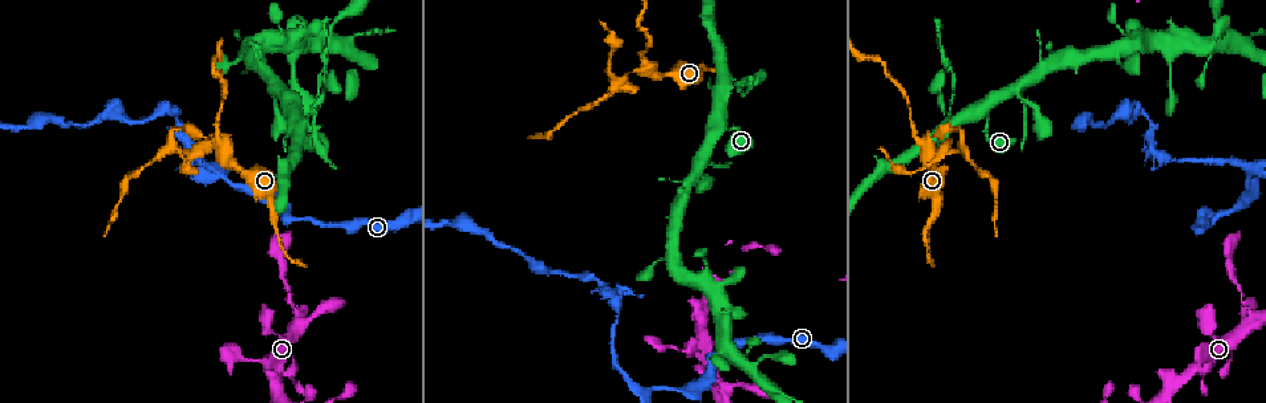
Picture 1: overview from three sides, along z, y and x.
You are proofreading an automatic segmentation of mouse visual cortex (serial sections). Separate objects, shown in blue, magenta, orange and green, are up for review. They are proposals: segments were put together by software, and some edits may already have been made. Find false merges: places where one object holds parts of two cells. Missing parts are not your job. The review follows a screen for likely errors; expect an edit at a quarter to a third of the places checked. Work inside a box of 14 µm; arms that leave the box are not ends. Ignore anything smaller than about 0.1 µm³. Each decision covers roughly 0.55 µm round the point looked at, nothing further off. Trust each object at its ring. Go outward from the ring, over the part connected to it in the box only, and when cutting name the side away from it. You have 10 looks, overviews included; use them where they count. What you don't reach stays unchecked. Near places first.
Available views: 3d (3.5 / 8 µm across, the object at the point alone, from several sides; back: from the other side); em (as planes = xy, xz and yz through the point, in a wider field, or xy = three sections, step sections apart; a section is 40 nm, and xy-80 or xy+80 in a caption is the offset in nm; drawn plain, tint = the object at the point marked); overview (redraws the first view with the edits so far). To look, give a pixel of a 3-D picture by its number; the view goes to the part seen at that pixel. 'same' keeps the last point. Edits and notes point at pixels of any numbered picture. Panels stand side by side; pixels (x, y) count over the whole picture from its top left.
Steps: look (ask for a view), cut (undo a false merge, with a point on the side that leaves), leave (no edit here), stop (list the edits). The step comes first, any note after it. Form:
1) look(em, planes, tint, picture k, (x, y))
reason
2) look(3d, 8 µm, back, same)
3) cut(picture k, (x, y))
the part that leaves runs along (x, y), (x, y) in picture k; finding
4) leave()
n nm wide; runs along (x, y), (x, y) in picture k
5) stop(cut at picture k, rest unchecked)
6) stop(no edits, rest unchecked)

look(3d, 3.5 µm, picture 1, (300, 218))
abrupt turn

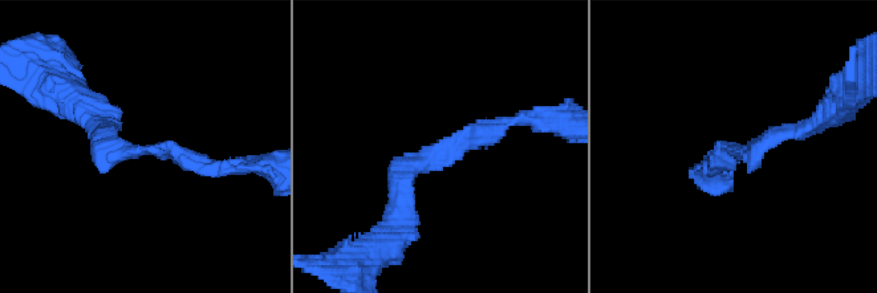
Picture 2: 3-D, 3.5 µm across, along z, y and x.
look(em, xy, step 2, tint, picture 2, (145, 152))
arms of 150, 200 nm

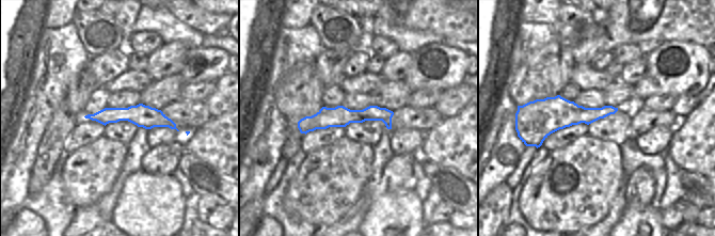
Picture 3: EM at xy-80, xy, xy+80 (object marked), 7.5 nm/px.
leave()
runs along (390, 113), (328, 116), (300, 125) in picture 3; one cell here

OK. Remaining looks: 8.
look(3d, 3.5 µm, picture 1, (299, 134))
small branch off a trunk

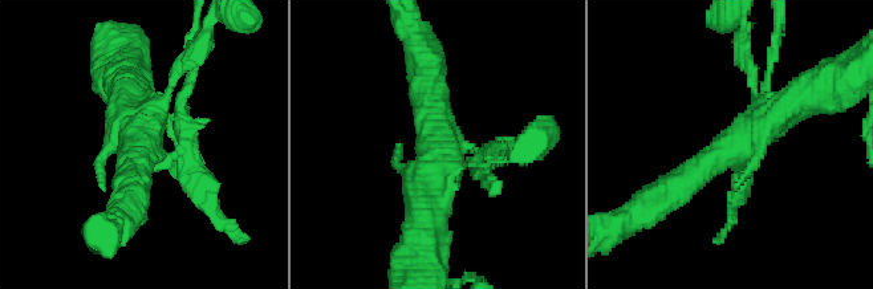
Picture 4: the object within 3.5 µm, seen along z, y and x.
look(em, xy, step 2, tint, picture 4, (443, 147))
now the EM

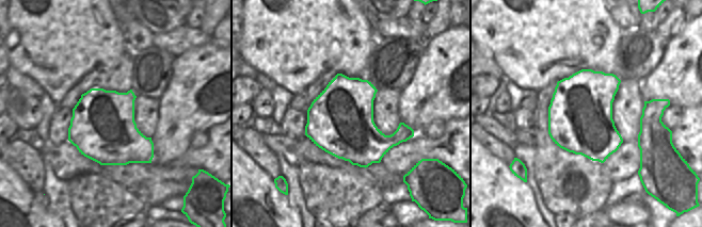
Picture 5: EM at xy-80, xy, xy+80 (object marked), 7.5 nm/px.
cut(picture 4, (214, 188))
500 nm wide; border along (391, 134), (398, 144) in picture 5; a second cell is stuck on

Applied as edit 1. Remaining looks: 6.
look(overview)

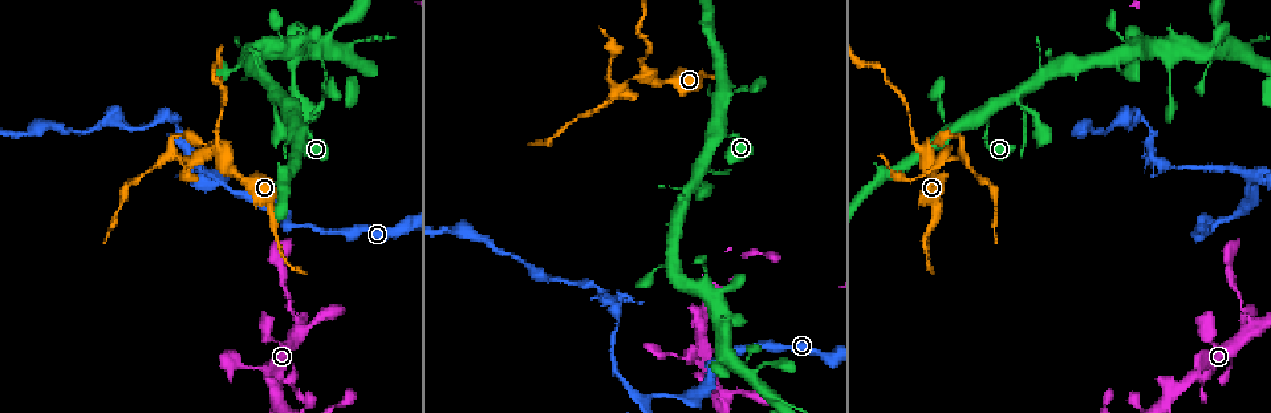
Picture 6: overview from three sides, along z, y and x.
look(3d, 3.5 µm, picture 6, (647, 398))
abrupt turn

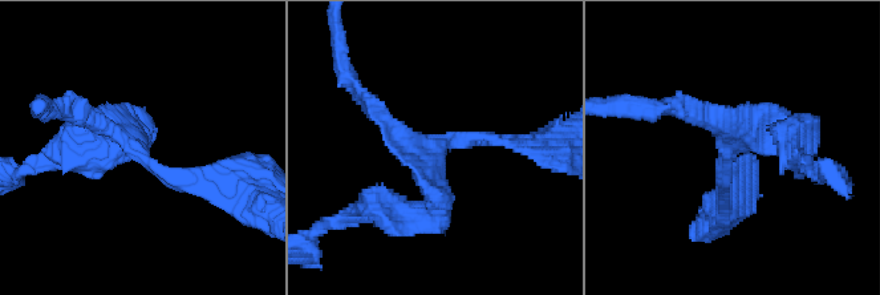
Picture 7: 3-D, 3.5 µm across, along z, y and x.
look(em, xy, step 5, tint, picture 7, (131, 144))

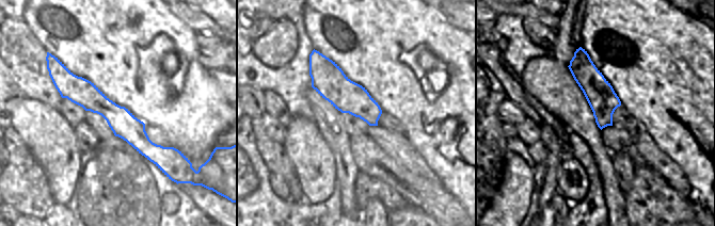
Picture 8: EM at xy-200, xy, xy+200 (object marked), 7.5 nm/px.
leave()
240 nm wide; runs along (203, 193), (68, 112) in picture 7; all the same cell

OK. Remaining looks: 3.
look(3d, 8 µm, picture 6, (671, 355))
thin neck

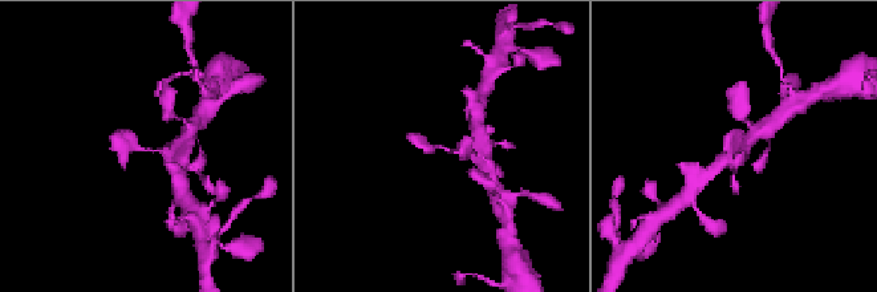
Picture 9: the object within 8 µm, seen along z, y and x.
look(em, planes, tint, picture 9, (441, 146))

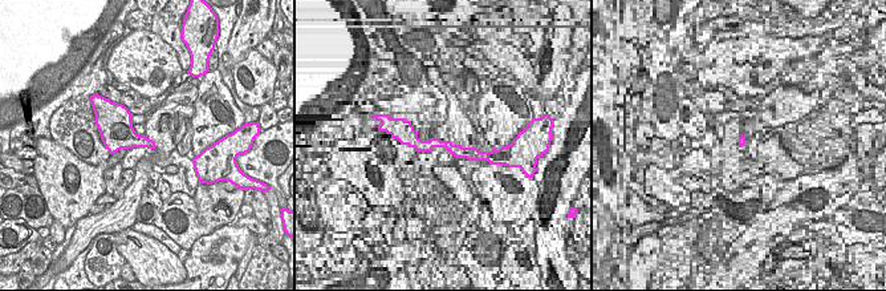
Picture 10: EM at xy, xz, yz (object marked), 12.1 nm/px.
leave()
runs along (476, 151), (430, 147), (410, 137) in picture 9; one cell here

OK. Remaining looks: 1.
stop(cut at picture 4, rest unchecked)

